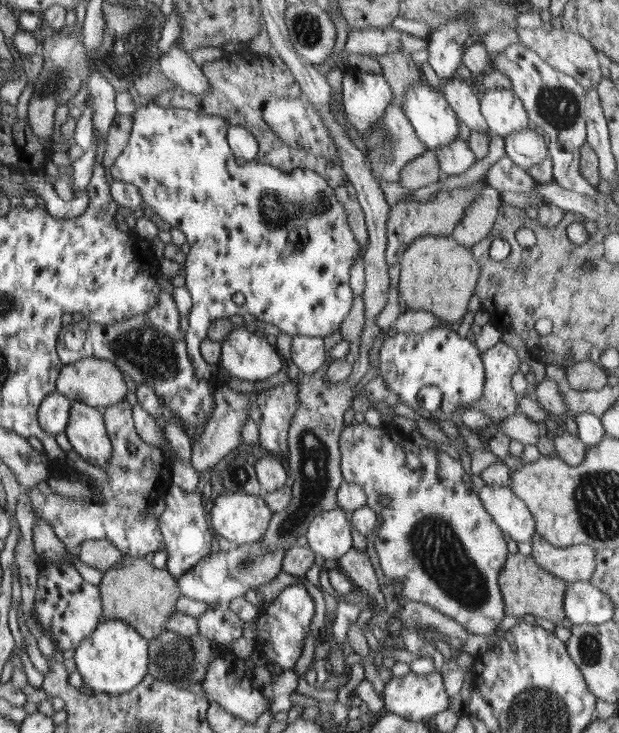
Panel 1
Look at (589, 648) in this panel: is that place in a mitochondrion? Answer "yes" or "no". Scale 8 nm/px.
yes

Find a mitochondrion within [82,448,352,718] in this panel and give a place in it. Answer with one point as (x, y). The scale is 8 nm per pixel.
(176, 661)

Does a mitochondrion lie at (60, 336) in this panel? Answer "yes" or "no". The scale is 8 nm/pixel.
no

